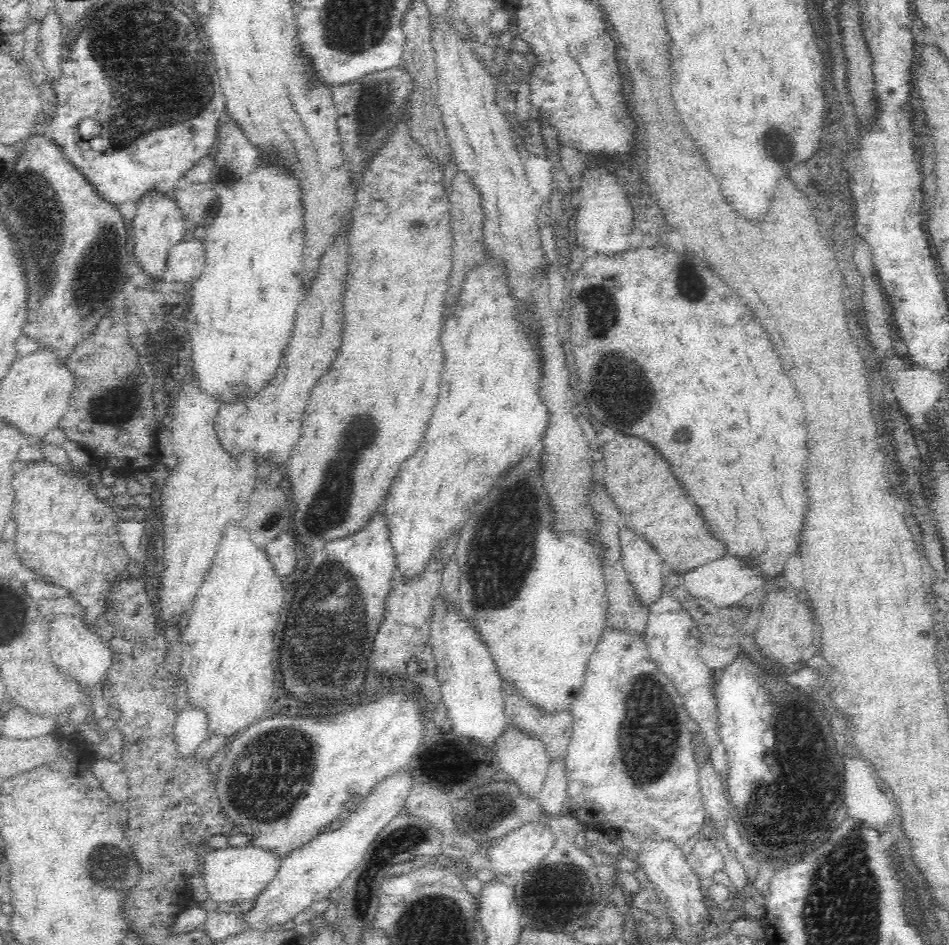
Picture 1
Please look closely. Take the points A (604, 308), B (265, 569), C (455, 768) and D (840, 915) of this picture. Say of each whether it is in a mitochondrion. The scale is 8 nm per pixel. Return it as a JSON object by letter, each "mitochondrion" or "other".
{"A":"mitochondrion","B":"other","C":"other","D":"mitochondrion"}

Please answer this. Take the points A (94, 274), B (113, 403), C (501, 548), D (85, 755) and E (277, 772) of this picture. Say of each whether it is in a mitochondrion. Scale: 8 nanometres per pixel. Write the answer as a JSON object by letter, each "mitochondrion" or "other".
{"A":"mitochondrion","B":"mitochondrion","C":"mitochondrion","D":"other","E":"mitochondrion"}

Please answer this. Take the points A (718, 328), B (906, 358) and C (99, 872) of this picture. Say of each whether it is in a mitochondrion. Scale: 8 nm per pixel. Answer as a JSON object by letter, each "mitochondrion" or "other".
{"A":"other","B":"other","C":"mitochondrion"}

